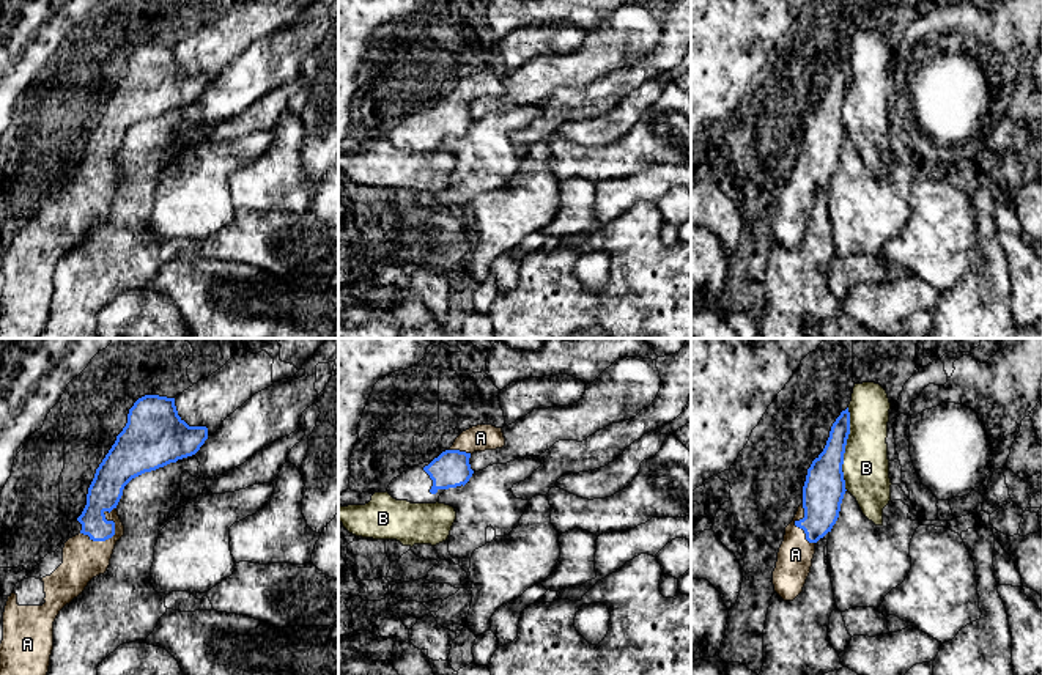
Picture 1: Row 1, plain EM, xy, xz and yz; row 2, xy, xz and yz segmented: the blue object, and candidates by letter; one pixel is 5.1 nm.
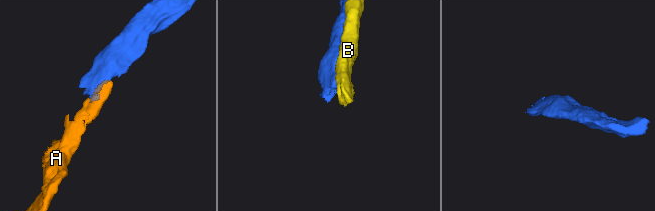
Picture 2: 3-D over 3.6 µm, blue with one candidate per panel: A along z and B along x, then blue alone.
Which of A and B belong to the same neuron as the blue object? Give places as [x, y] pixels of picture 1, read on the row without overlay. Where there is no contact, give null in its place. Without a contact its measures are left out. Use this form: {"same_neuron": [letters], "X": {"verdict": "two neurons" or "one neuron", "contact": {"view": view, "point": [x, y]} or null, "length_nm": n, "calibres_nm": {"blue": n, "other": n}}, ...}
{"same_neuron": ["A"], "A": {"verdict": "one neuron", "contact": {"view": "xy", "point": [114, 181]}, "length_nm": 240, "calibres_nm": {"blue": 170, "other": 220}}, "B": {"verdict": "two neurons", "contact": {"view": "yz", "point": [844, 96]}, "length_nm": 420, "calibres_nm": {"blue": 220, "other": 240}}}

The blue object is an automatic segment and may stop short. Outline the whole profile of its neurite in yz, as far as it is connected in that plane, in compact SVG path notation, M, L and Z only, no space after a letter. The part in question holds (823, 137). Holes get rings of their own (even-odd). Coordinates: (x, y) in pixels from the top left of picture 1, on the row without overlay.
M848 55L831 74L823 99L807 116L803 134L803 151L785 175L784 189L773 219L774 239L784 249L793 249L811 220L815 190L831 179L845 142L842 120L844 101L850 82Z

